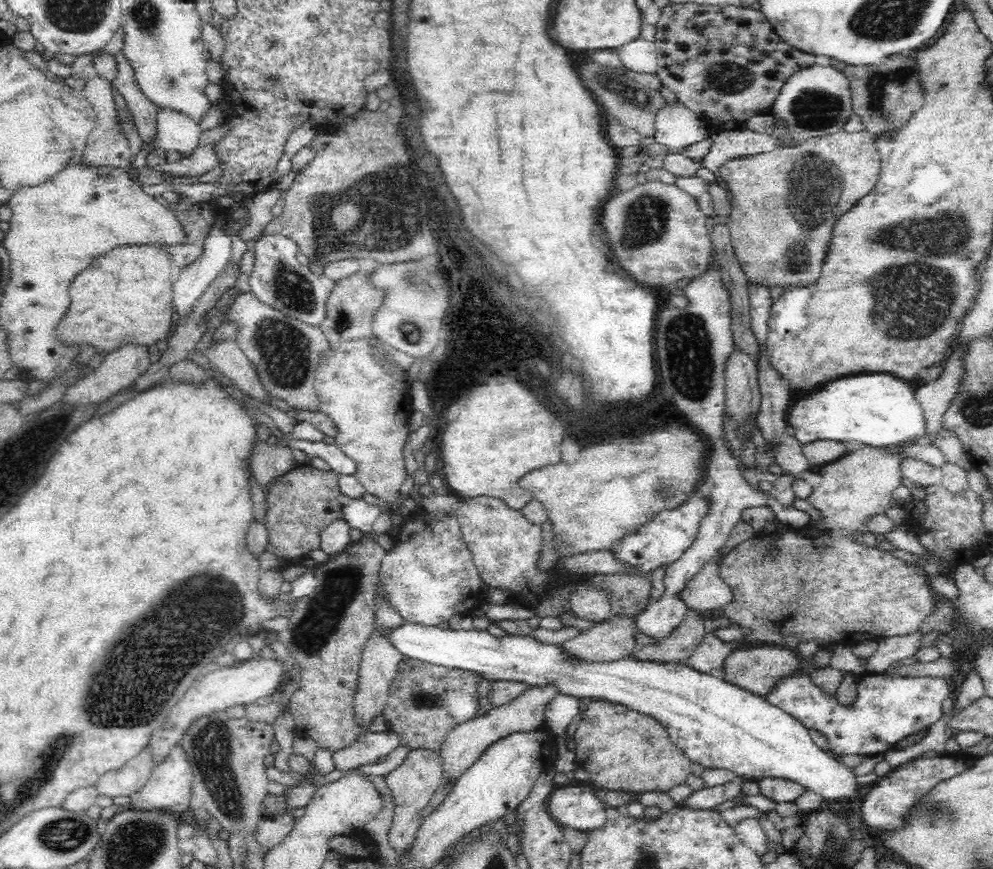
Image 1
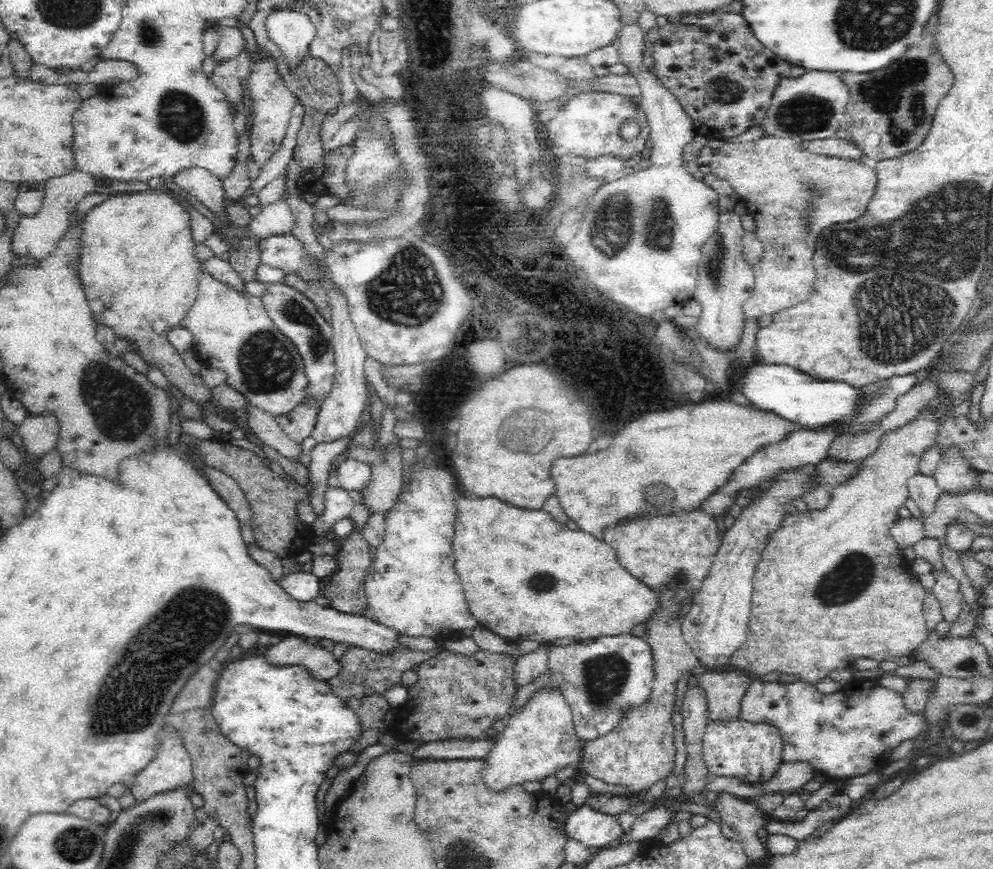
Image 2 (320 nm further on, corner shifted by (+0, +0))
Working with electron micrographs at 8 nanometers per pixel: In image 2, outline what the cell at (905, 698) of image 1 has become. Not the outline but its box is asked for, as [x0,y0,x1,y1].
[741,677,928,781]

